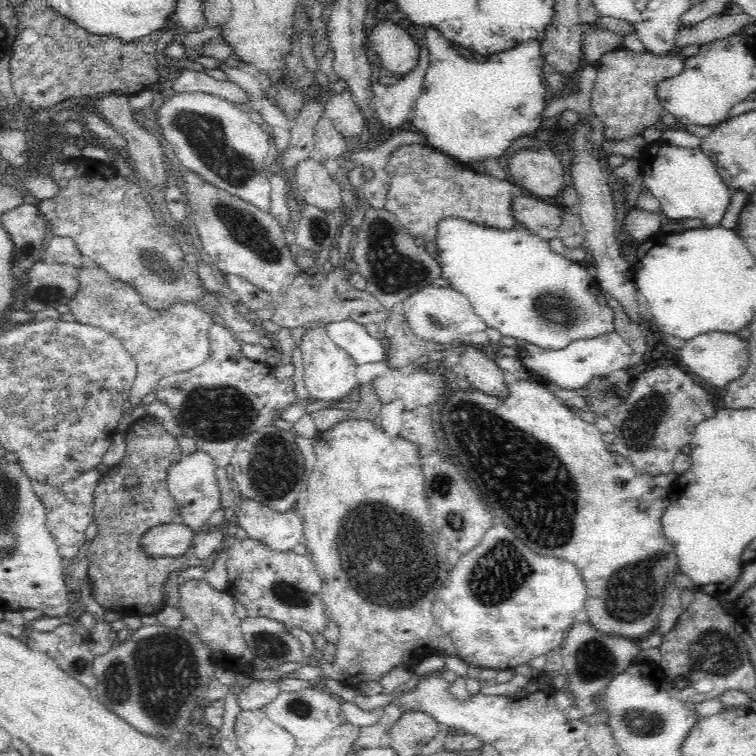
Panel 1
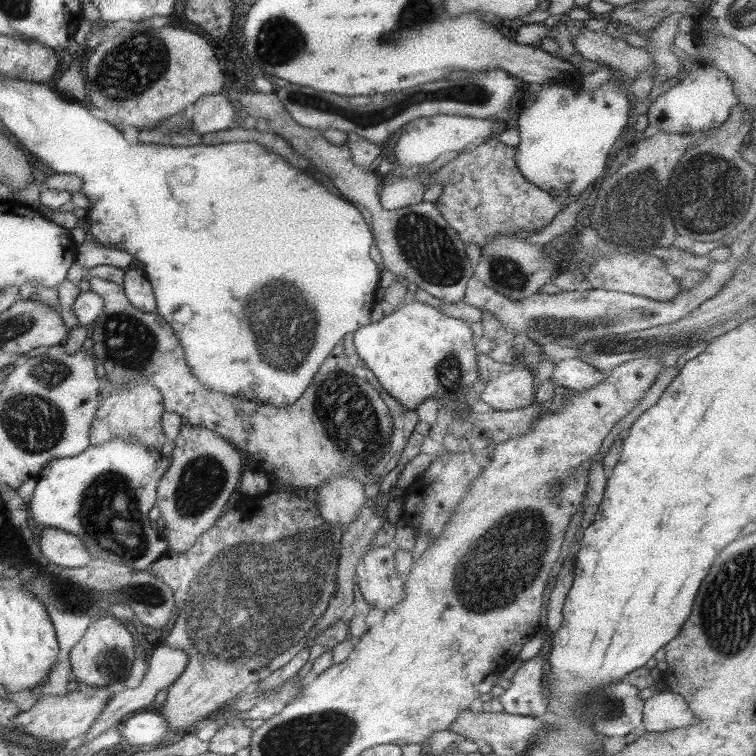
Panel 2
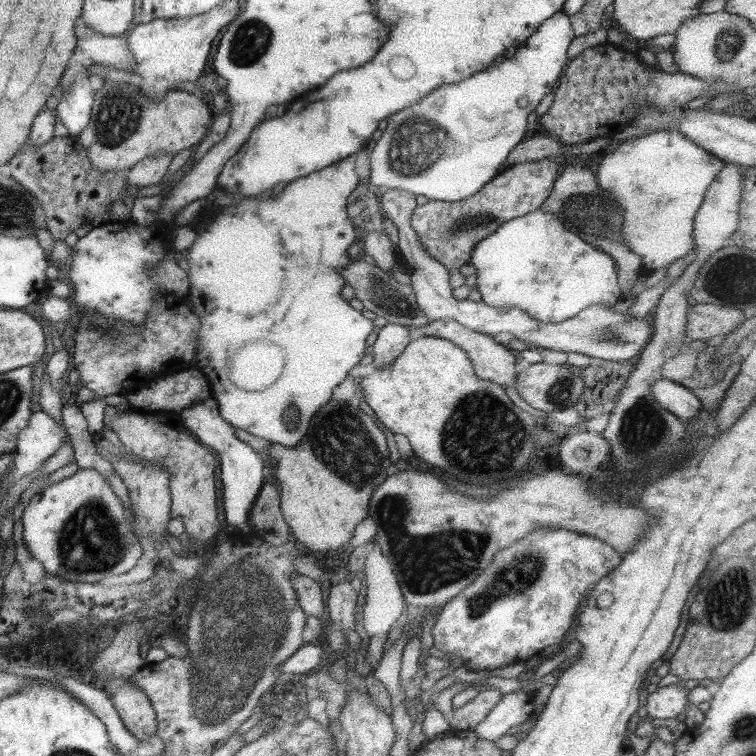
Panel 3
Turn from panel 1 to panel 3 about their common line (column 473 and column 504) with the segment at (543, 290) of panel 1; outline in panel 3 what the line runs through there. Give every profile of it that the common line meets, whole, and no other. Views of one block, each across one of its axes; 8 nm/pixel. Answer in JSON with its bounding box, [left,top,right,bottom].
[469,207,622,323]

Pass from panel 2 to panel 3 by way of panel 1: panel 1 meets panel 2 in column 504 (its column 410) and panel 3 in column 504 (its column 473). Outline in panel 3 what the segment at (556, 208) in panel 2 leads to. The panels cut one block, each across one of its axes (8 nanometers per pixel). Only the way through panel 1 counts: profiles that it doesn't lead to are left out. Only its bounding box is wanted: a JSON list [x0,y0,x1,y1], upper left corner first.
[409,158,557,274]

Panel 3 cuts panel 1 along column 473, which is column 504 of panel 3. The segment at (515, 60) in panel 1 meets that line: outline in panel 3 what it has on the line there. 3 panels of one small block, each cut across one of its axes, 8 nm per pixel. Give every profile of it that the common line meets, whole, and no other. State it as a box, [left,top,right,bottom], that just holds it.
[367,11,574,203]

